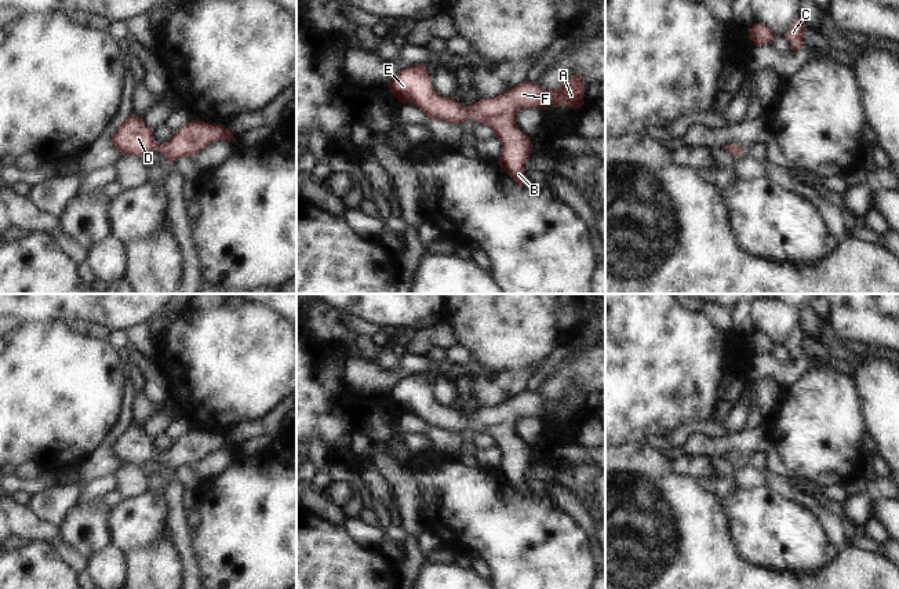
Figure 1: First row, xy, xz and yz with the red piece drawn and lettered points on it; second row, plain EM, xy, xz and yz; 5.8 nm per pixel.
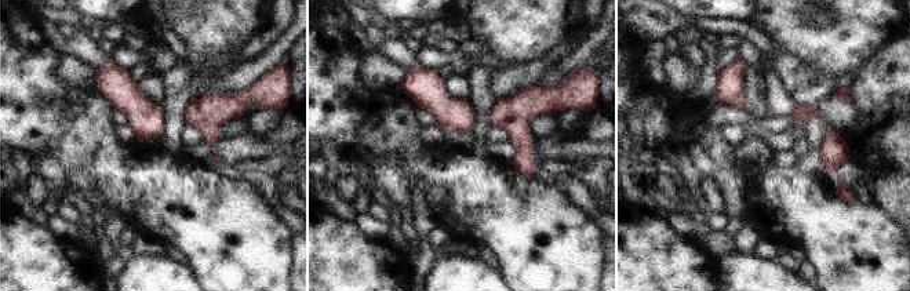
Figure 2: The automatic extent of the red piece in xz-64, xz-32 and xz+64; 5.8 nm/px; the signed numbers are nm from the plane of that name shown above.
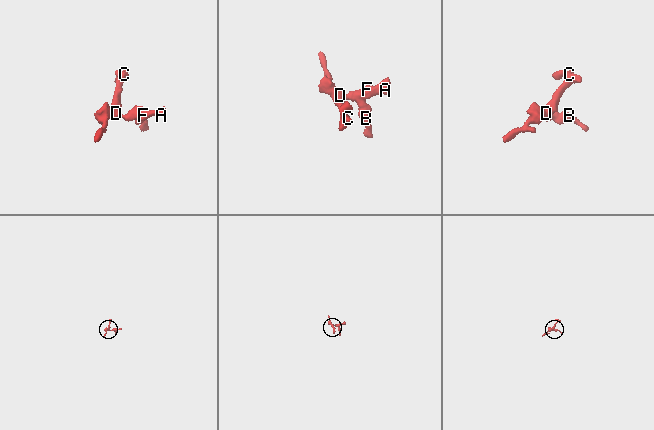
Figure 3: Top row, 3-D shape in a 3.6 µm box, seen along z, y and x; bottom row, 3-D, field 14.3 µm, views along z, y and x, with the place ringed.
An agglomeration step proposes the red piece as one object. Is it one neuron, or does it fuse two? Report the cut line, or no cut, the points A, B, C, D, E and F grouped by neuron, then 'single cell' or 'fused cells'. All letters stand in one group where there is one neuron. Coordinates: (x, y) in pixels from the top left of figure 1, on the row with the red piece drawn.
cut none; groups A B C D E F; single cell

